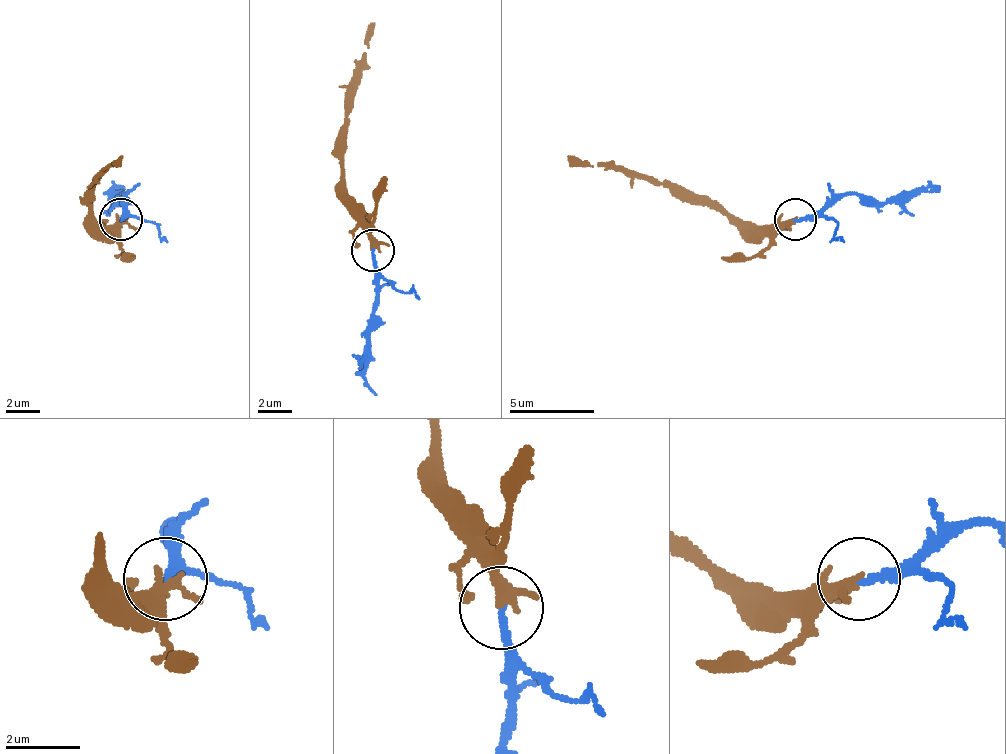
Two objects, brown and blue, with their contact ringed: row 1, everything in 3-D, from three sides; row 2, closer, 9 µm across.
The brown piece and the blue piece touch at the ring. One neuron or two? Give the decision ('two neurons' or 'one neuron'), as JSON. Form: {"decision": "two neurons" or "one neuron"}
{"decision": "one neuron"}

